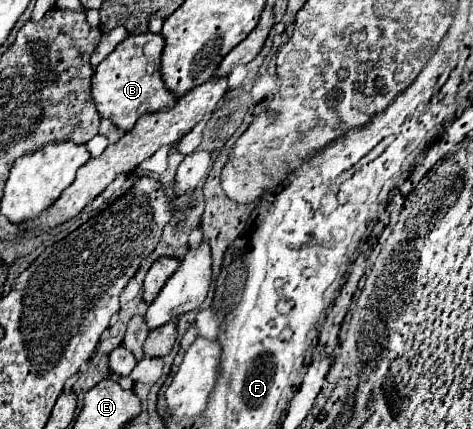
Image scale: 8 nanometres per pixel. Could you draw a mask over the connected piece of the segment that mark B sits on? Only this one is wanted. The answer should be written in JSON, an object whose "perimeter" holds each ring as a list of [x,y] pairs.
{"perimeter":[[[156,33],[126,37],[94,71],[92,97],[100,117],[110,119],[118,129],[130,131],[138,117],[154,113],[176,103],[176,95],[166,89],[160,73],[160,57],[164,49],[164,37]]]}

